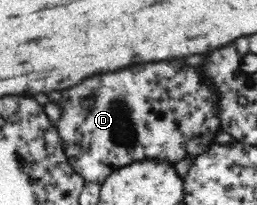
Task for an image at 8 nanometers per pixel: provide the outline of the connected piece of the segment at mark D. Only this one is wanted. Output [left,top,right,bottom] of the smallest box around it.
[57,61,223,185]

